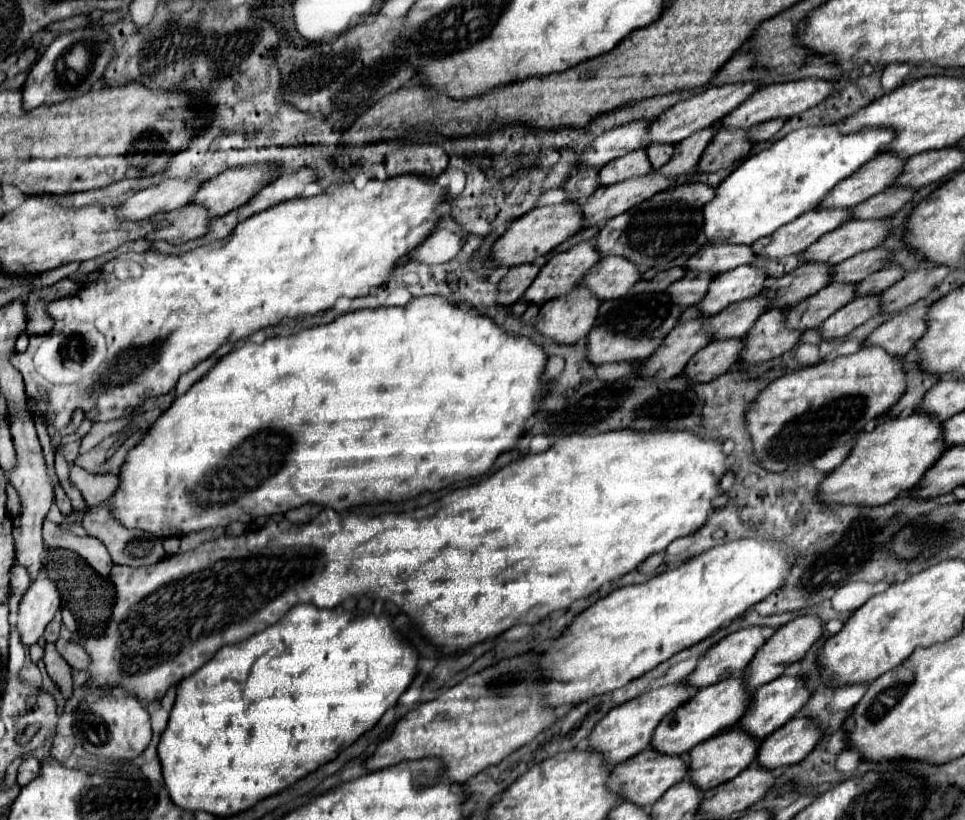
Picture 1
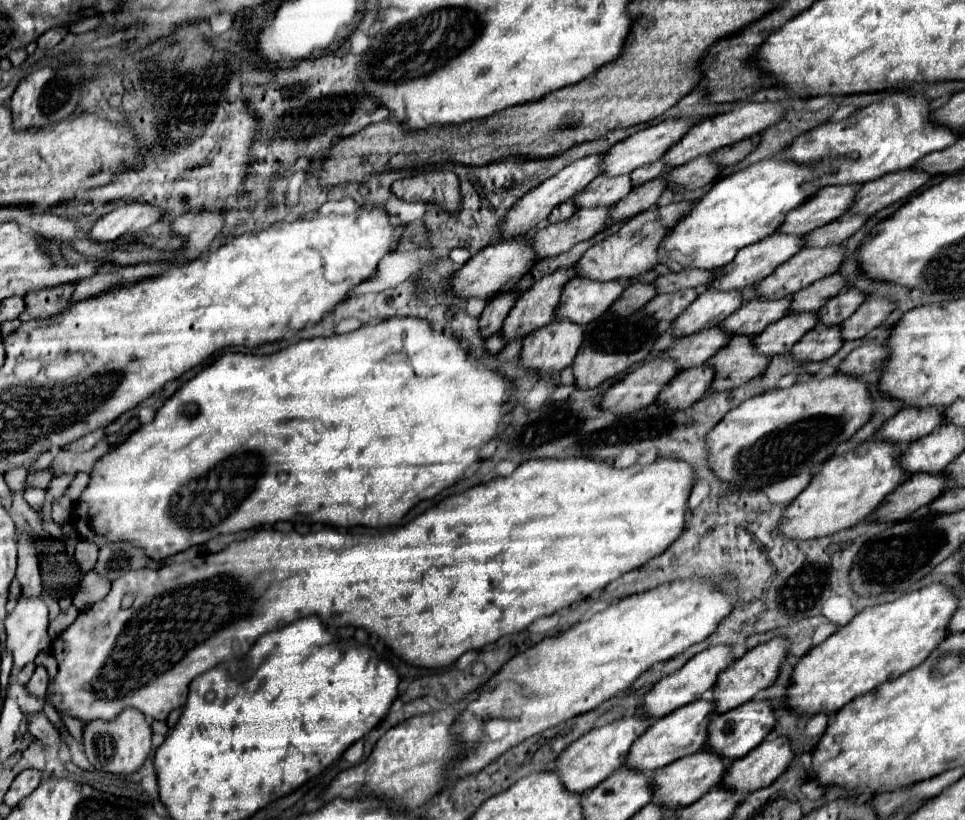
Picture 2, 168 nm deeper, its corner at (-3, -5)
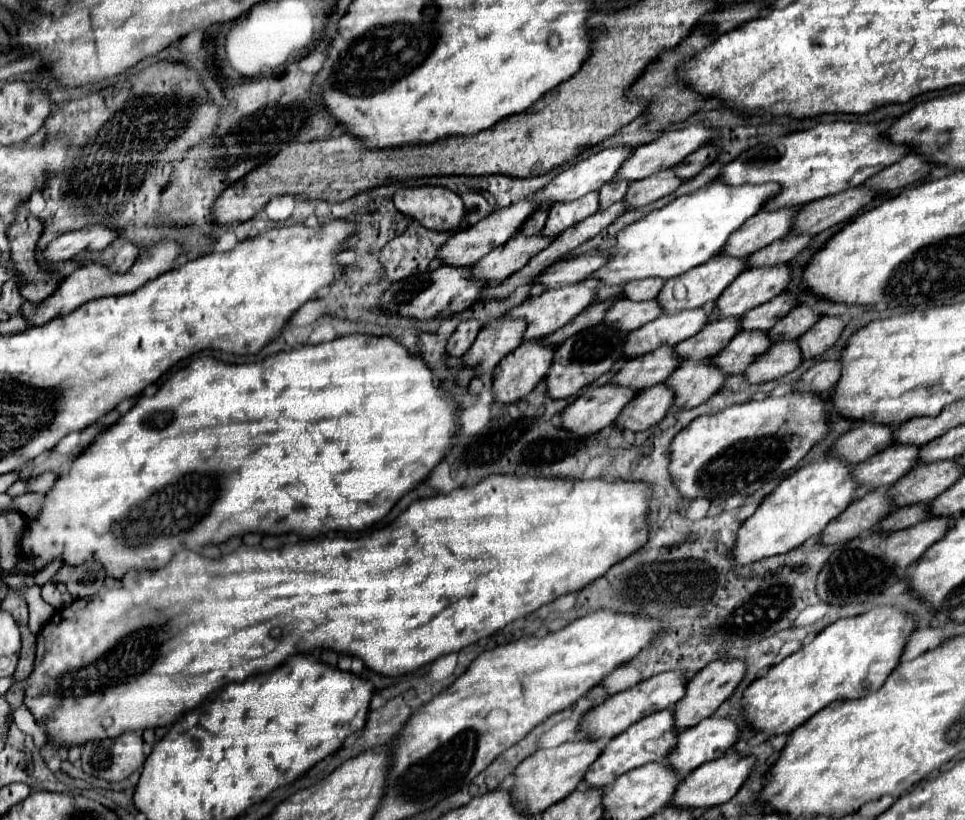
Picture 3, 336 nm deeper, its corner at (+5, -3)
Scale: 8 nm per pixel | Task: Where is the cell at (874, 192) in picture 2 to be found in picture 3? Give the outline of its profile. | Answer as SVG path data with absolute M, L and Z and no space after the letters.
M849 188L835 196L809 202L801 206L801 214L797 214L797 226L793 226L791 232L819 234L829 226L835 226L839 222L853 218L873 198L875 198L875 192L867 188Z

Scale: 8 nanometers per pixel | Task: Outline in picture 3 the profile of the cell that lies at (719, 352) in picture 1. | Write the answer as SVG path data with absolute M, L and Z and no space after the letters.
M665 384L651 386L647 390L641 390L629 406L619 414L617 418L617 428L619 430L629 430L629 432L641 432L647 430L649 426L655 426L661 422L669 406L673 404L673 392Z

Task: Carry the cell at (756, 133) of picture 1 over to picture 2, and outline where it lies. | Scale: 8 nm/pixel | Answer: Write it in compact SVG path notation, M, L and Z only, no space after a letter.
M749 138L749 140L743 140L733 146L725 146L725 148L717 150L715 158L721 162L721 166L731 166L731 164L741 162L747 154L751 154L757 148L757 144L759 144L759 138Z

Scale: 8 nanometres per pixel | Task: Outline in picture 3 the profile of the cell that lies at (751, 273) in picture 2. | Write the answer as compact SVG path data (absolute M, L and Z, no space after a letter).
M717 256L709 262L695 266L693 270L687 270L685 274L677 278L669 278L661 292L657 294L657 302L661 302L663 314L675 314L677 310L689 310L689 308L701 308L705 304L715 302L721 292L745 270L745 258L731 258L731 256Z

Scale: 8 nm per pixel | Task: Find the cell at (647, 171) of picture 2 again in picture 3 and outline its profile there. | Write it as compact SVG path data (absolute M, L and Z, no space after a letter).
M613 180L613 182L607 182L601 190L599 190L599 198L601 198L601 206L599 210L605 210L605 206L611 206L613 202L619 202L623 196L625 196L625 190L629 188L629 182L625 180Z

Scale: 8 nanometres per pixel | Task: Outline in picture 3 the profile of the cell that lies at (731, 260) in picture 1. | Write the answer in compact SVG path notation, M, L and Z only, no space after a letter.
M647 278L647 280L635 280L625 284L623 288L623 296L627 296L629 300L653 300L657 298L659 290L663 286L661 278Z

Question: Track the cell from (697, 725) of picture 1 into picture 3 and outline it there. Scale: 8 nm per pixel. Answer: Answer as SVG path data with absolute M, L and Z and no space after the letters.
M661 710L657 714L651 714L649 718L643 718L641 722L629 726L629 730L623 730L619 736L611 738L609 746L605 746L605 754L593 762L589 768L589 774L583 778L583 786L611 786L617 776L645 766L649 762L665 762L667 756L673 752L677 744L677 728L673 722L671 710Z

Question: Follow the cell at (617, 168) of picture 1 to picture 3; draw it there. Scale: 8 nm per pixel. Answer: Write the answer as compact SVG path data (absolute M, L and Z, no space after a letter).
M589 192L581 196L579 200L573 200L567 204L555 204L549 210L549 216L547 216L547 222L541 234L559 236L567 228L585 220L589 214L595 214L597 206L599 206L599 192Z

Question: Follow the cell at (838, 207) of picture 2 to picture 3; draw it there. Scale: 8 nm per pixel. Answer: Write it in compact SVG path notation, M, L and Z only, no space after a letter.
M781 208L775 212L761 210L759 214L749 218L749 222L745 222L745 226L741 226L741 230L737 230L737 234L729 238L729 242L725 242L725 250L721 250L721 254L745 258L769 246L771 242L785 238L787 232L791 230L795 212L797 208Z

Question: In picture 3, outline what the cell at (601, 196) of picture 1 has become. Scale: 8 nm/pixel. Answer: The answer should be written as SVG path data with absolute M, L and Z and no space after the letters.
M515 234L509 242L493 248L485 258L473 264L473 274L477 274L481 282L501 282L521 270L535 254L547 248L551 240L553 238Z

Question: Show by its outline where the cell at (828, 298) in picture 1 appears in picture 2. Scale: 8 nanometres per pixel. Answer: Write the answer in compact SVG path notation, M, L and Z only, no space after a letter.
M793 312L775 324L767 326L761 336L755 336L755 346L761 354L775 356L775 354L785 354L789 352L797 340L809 330L813 330L819 322L817 312Z

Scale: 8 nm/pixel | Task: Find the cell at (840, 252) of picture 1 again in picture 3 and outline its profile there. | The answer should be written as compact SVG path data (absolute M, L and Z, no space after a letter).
M787 264L771 266L771 268L753 268L745 270L721 298L713 304L713 310L719 318L743 316L747 310L757 308L787 288L791 280L791 270Z

